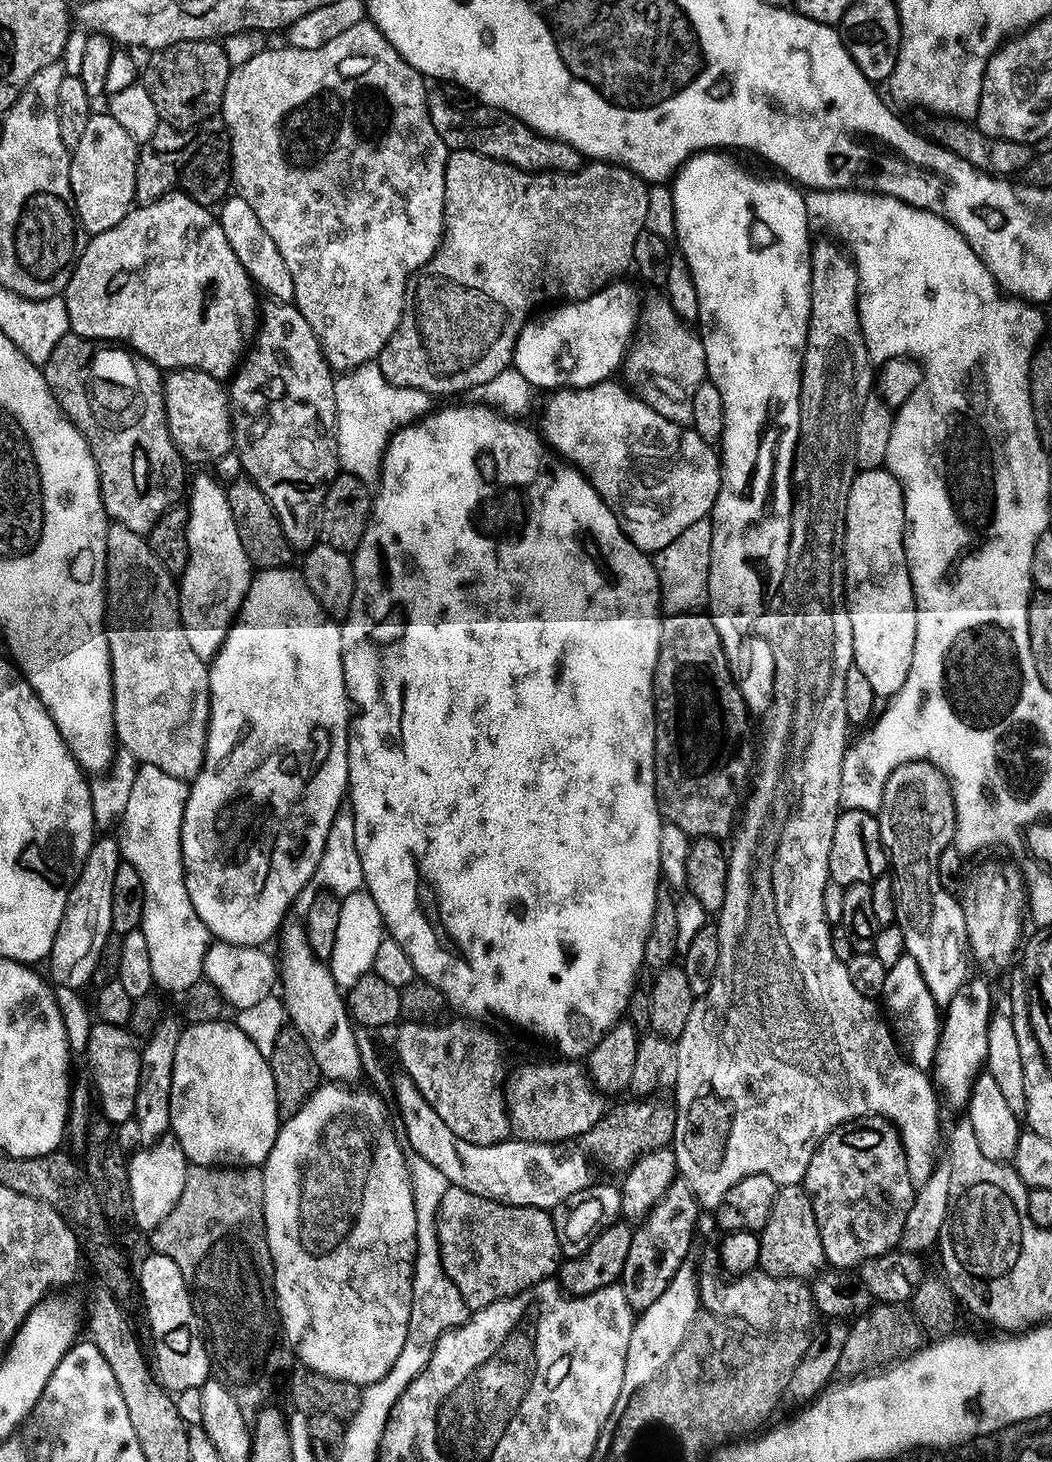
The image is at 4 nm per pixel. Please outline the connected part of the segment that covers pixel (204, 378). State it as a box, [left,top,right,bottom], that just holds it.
[158,364,226,466]

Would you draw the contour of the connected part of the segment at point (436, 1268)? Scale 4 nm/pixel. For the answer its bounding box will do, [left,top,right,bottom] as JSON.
[394,1207,470,1387]

